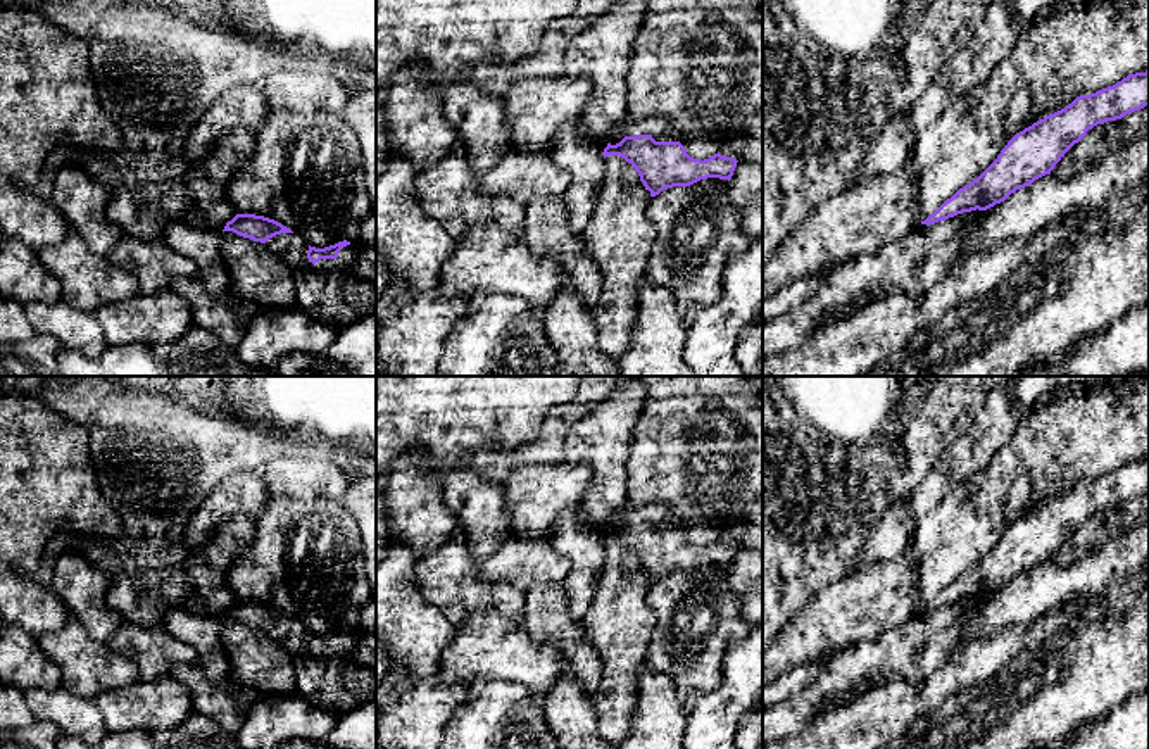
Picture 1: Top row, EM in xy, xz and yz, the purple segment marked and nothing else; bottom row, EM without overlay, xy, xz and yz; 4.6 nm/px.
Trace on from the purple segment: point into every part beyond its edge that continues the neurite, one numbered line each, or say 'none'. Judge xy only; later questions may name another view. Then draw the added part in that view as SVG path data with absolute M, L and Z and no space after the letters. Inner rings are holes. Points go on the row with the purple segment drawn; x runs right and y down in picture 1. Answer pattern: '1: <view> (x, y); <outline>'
1: xy (290, 247); M281 233L264 243L273 254L281 257L293 271L298 269L347 269L352 271L355 261L355 243L343 247L336 259L321 259L312 264L307 259L309 243L297 233Z

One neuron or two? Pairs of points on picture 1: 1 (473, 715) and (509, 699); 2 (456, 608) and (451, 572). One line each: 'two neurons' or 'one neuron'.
1: one neuron
2: one neuron

